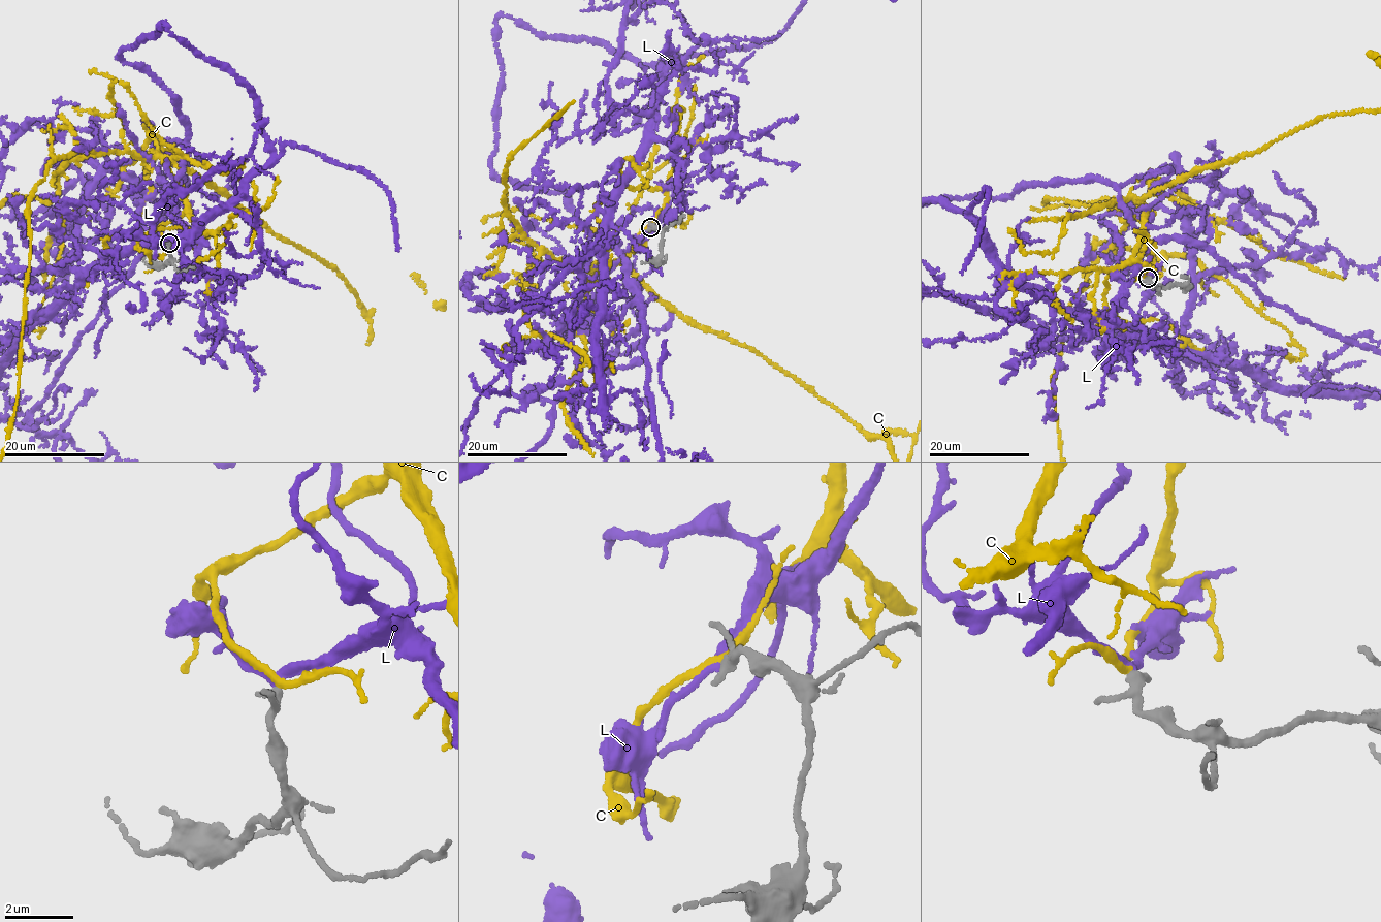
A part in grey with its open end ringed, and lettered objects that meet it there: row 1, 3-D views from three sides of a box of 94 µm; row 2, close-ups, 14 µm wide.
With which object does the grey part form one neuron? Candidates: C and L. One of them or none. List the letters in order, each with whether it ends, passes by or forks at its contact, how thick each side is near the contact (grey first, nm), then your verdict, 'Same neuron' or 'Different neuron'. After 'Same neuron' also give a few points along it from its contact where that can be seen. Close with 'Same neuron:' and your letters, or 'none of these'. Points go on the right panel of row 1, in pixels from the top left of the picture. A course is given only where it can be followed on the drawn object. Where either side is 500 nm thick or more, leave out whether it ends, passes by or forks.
C: It passes by. Thickness 240 nm (grey) against 200 nm. Different neuron
L: It passes by. Thickness 220 nm (grey) against 220 nm. Same neuron
Same neuron: L

